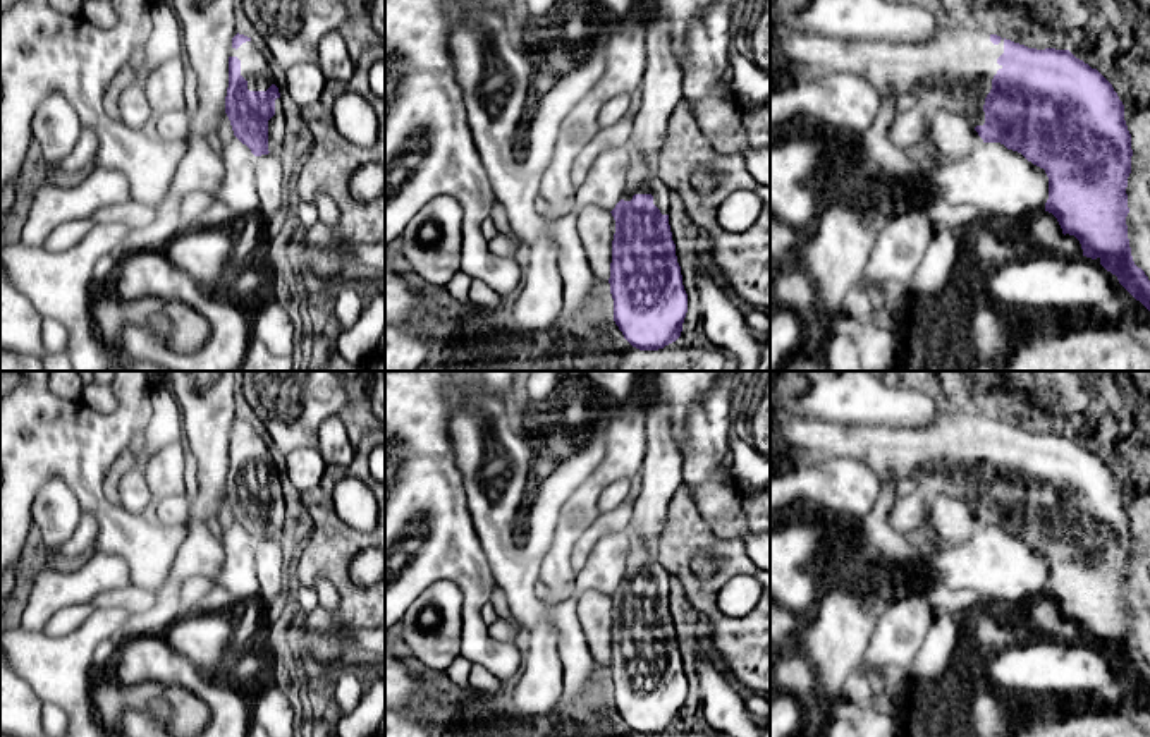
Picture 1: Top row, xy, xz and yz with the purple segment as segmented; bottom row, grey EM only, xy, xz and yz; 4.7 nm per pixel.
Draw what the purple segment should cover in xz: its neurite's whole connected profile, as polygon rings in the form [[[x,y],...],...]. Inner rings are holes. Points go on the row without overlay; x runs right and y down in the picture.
[[[626,529],[631,538],[626,572],[622,584],[610,596],[615,605],[610,648],[610,679],[614,684],[614,706],[624,723],[639,735],[658,735],[681,722],[682,708],[688,697],[688,679],[682,670],[681,651],[676,641],[676,629],[669,610],[669,579],[670,576],[658,562],[658,551],[645,545],[634,533]]]

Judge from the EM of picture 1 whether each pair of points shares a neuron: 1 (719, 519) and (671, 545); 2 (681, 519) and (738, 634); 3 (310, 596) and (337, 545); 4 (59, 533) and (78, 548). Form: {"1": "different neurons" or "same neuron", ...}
{"1": "different neurons", "2": "same neuron", "3": "different neurons", "4": "different neurons"}

